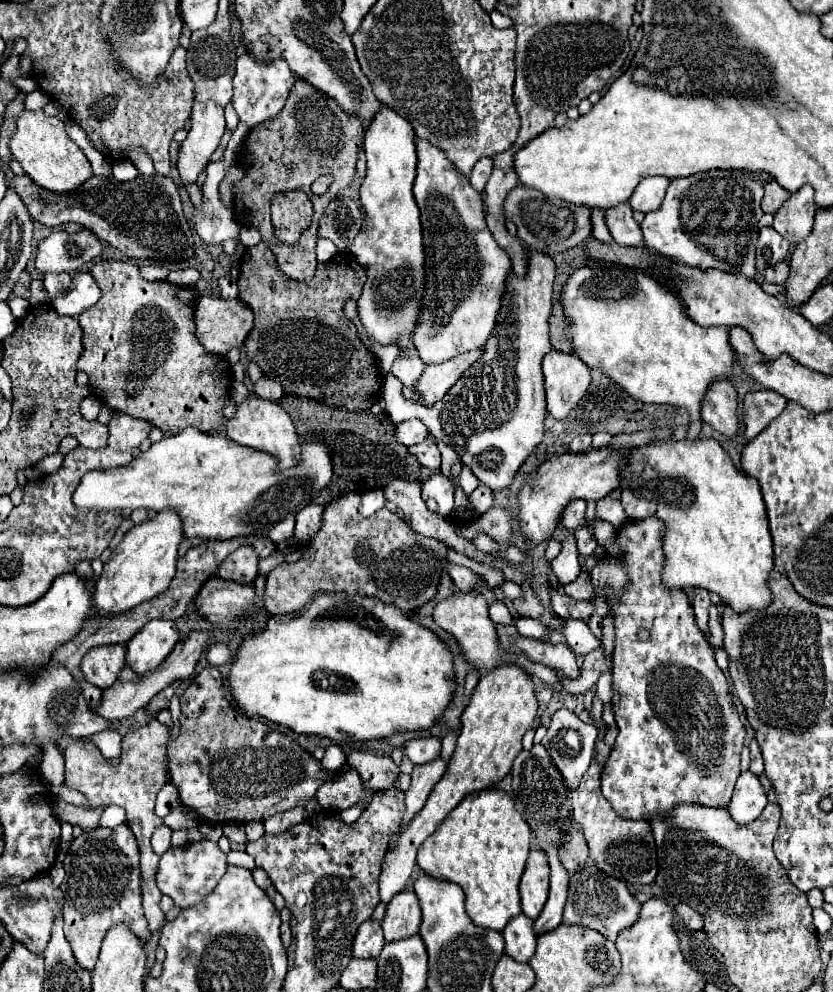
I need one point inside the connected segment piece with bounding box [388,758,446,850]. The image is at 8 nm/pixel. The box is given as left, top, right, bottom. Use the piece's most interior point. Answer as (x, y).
(424, 777)

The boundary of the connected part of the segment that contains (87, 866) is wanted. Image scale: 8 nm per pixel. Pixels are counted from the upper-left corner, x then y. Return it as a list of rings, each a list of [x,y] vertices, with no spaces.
[[[128,824],[116,828],[94,828],[84,830],[74,838],[66,858],[64,858],[64,882],[60,890],[64,892],[64,932],[72,946],[76,962],[92,970],[100,942],[108,928],[124,924],[140,938],[142,944],[150,940],[150,930],[142,914],[142,872],[140,872],[140,848]]]

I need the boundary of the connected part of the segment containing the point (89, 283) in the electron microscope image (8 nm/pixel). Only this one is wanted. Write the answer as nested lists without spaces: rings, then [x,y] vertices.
[[[76,272],[68,292],[64,292],[64,296],[56,296],[56,300],[52,300],[52,306],[60,316],[76,318],[80,312],[94,306],[98,298],[100,298],[100,288],[92,278],[92,274]]]

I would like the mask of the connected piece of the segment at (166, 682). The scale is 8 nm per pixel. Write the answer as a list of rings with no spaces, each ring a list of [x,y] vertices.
[[[202,630],[190,632],[190,636],[180,640],[176,644],[176,648],[170,652],[170,656],[156,670],[146,672],[146,674],[136,674],[136,672],[132,672],[132,668],[124,666],[120,676],[118,676],[118,680],[110,688],[106,688],[102,692],[102,704],[96,708],[96,714],[100,714],[106,720],[122,720],[126,716],[132,716],[138,708],[146,706],[152,700],[152,696],[156,696],[162,688],[170,686],[176,680],[190,678],[192,672],[194,672],[194,666],[196,666],[196,662],[200,658],[200,654],[202,654],[202,650],[206,646],[206,640],[208,640],[206,632],[202,632]]]

